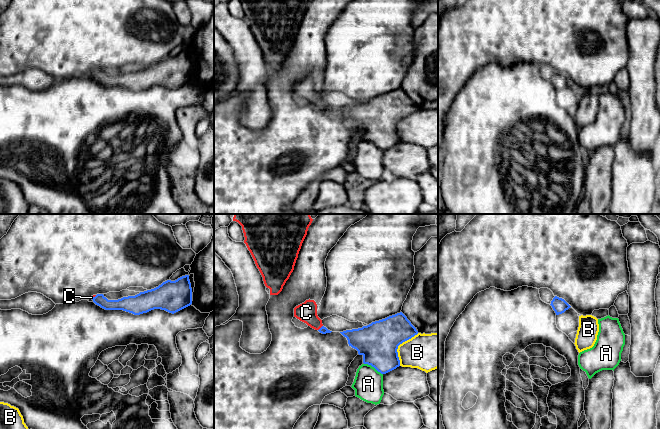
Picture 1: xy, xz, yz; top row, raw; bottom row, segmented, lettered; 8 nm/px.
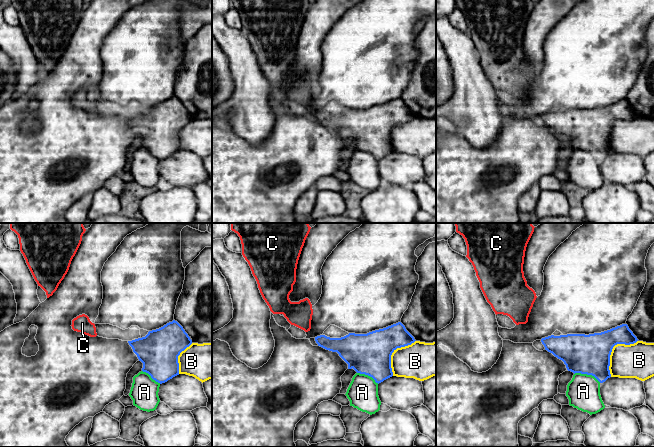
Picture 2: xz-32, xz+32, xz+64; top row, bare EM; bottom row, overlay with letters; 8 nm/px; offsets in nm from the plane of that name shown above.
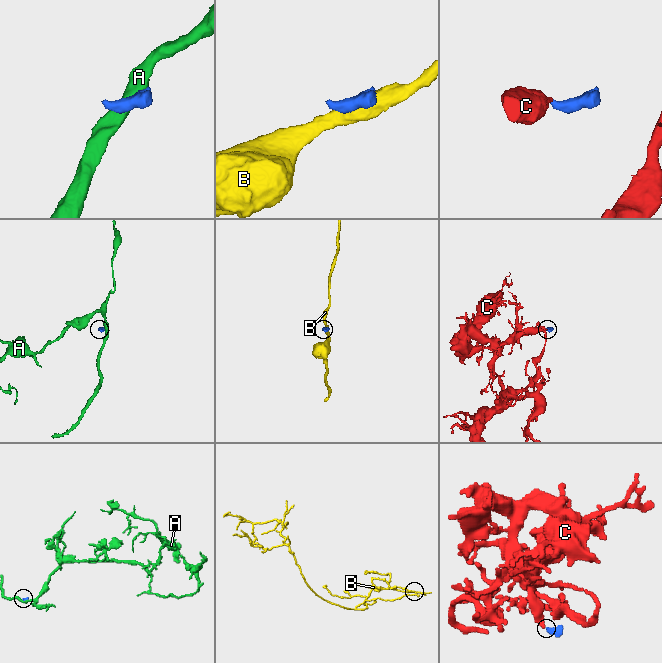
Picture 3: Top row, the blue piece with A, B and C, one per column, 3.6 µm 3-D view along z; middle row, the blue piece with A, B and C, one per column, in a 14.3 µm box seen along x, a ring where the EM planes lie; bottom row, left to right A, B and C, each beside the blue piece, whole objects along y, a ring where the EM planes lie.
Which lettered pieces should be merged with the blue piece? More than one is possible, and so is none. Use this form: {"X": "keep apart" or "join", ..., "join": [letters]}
{"A": "keep apart", "B": "keep apart", "C": "join", "join": ["C"]}

